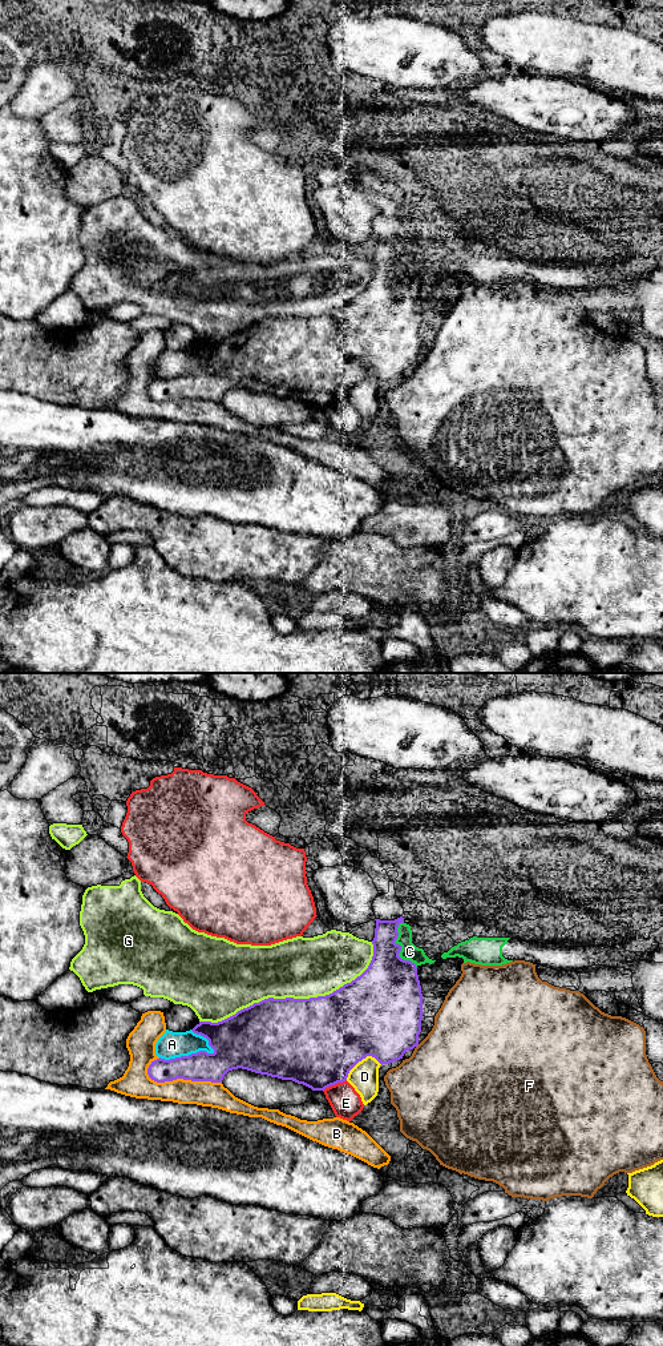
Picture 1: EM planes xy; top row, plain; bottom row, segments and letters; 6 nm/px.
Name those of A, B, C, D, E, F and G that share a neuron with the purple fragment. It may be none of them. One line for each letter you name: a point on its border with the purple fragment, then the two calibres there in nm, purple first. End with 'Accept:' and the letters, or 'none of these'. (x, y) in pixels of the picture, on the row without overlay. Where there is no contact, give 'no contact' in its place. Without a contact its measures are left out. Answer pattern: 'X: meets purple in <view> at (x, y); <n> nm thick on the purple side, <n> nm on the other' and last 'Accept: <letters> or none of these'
Accept: none of these

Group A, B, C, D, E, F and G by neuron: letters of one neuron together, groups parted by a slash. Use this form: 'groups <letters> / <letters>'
groups A / B / C G / D / E / F

